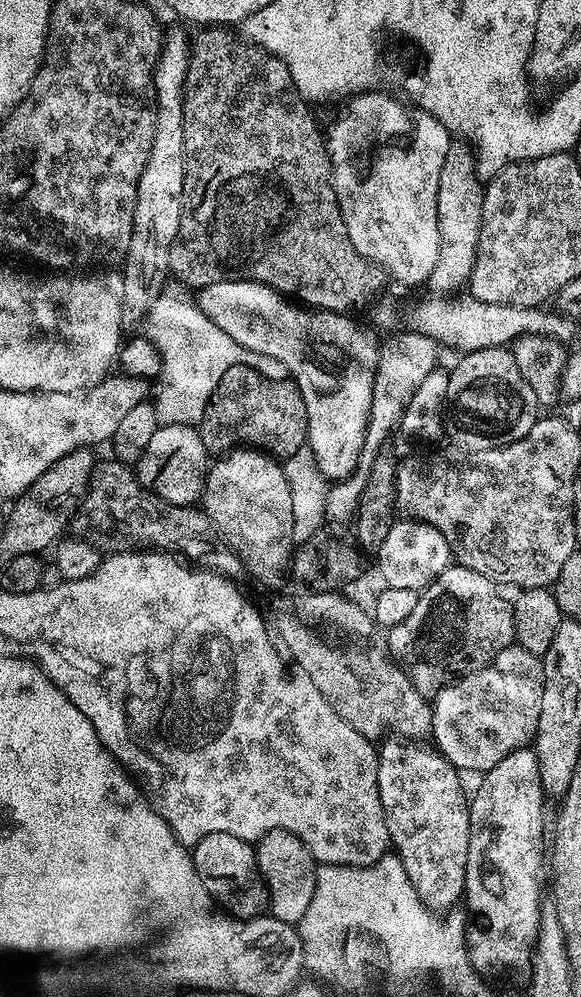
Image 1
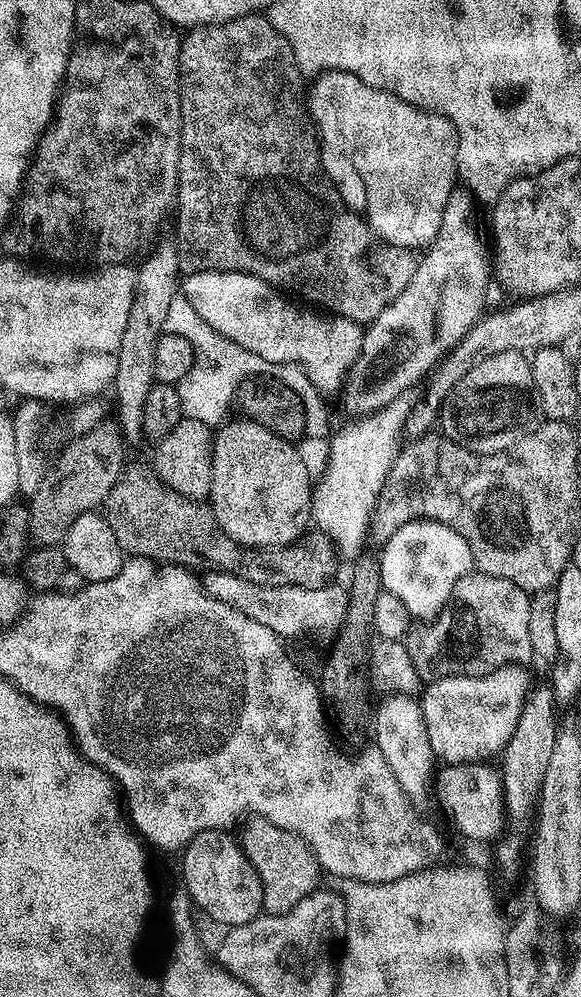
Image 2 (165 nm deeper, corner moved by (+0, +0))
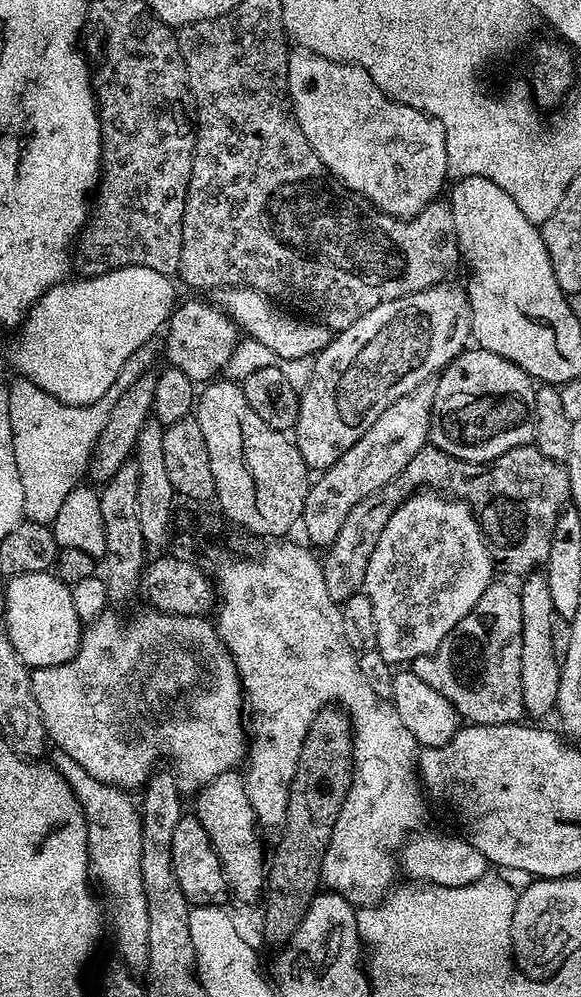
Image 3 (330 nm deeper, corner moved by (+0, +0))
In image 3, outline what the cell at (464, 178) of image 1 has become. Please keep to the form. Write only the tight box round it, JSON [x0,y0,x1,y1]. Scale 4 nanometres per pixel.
[294,282,472,470]

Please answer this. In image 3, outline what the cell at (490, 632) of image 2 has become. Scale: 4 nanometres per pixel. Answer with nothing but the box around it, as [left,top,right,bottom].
[410,582,526,724]

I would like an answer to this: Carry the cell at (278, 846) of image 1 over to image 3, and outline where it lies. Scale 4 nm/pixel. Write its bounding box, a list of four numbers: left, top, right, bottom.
[194,771,266,904]

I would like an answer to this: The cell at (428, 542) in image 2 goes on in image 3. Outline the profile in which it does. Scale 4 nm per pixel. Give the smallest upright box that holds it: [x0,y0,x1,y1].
[362,490,494,666]

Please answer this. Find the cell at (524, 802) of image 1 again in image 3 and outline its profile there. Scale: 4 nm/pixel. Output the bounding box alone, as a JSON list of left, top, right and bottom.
[518,574,560,716]

